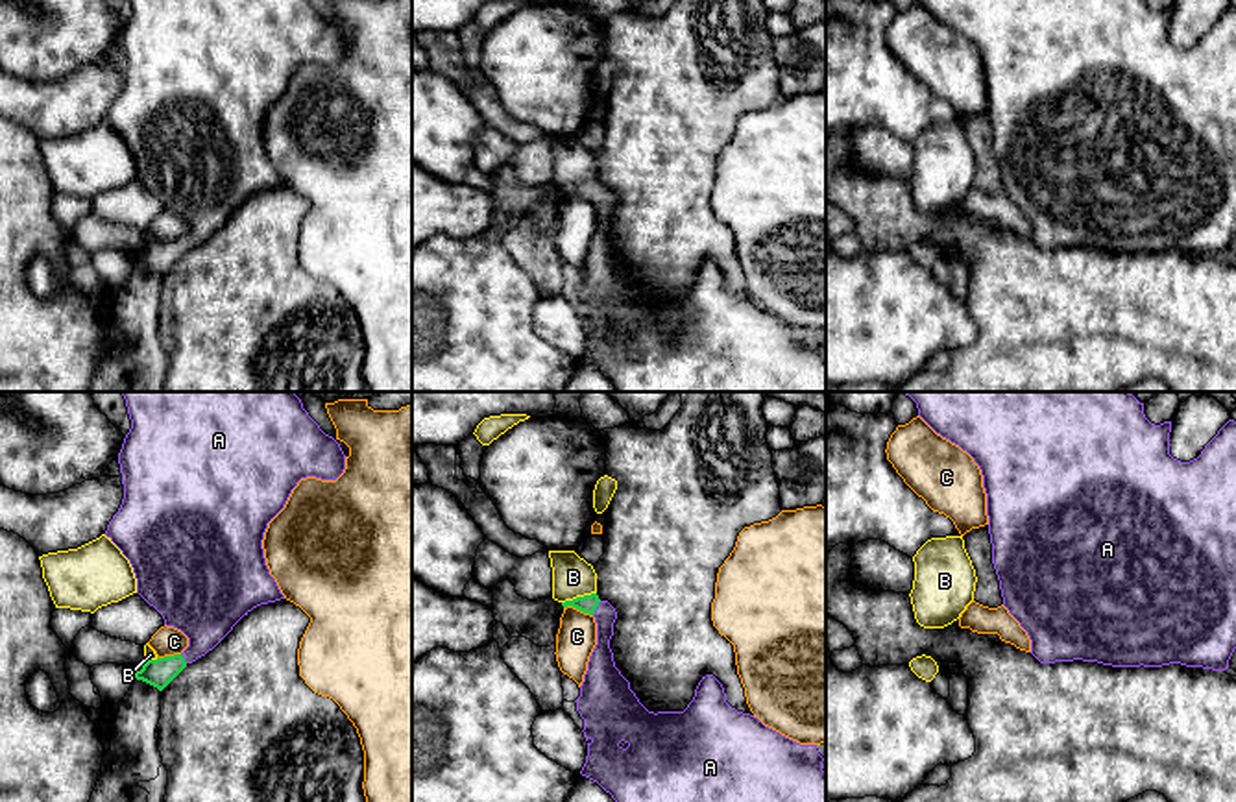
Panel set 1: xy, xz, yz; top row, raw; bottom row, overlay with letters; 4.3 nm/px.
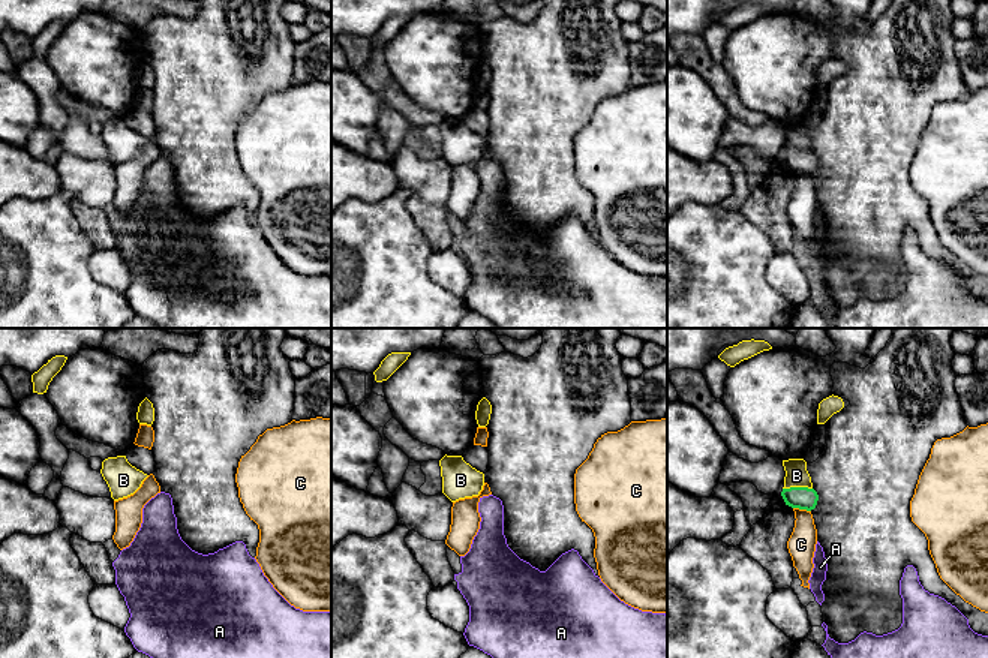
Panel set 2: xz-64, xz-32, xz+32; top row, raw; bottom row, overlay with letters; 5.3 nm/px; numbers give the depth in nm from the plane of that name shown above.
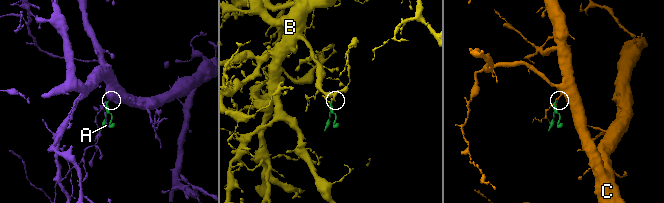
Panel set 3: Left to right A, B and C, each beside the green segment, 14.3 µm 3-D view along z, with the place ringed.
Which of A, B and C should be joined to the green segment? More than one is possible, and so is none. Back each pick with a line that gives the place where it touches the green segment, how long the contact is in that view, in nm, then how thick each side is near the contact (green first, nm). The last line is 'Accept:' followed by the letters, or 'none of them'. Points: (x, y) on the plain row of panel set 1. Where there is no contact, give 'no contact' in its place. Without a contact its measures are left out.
A: xz (595, 194) | 80 nm | 80/120 nm
Accept: A

